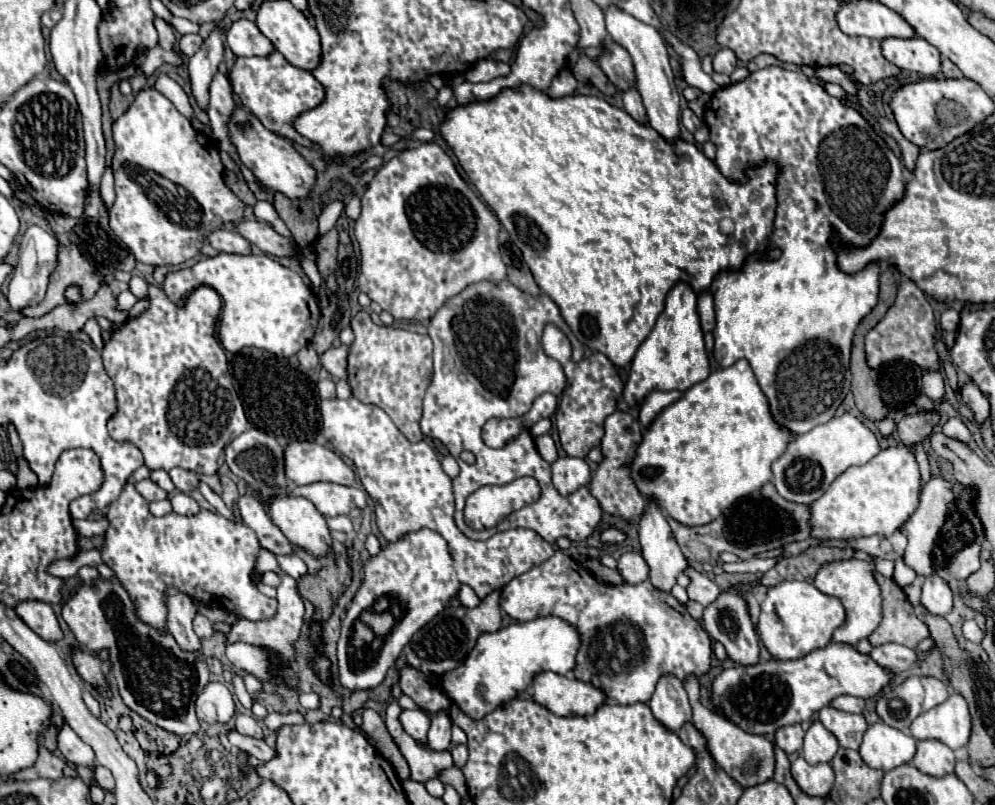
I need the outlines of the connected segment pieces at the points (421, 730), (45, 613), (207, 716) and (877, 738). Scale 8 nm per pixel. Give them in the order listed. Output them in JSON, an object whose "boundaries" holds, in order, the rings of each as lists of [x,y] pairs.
{"boundaries":[[[[417,708],[417,710],[403,710],[399,714],[399,722],[401,722],[403,730],[411,738],[415,738],[421,746],[427,748],[427,742],[425,740],[427,740],[427,732],[429,732],[431,720],[429,720],[429,716],[427,716],[425,710],[421,710],[421,708]]],[[[23,600],[15,606],[15,612],[19,614],[19,618],[35,632],[39,634],[43,640],[47,642],[57,642],[63,638],[63,632],[59,628],[57,616],[53,612],[53,608],[47,602],[39,602],[39,600]]],[[[209,682],[195,700],[195,712],[201,722],[227,722],[235,714],[235,702],[229,686],[223,682]]],[[[877,722],[867,728],[859,754],[867,766],[887,772],[891,768],[909,764],[915,756],[915,744],[917,740],[905,732]]]]}

